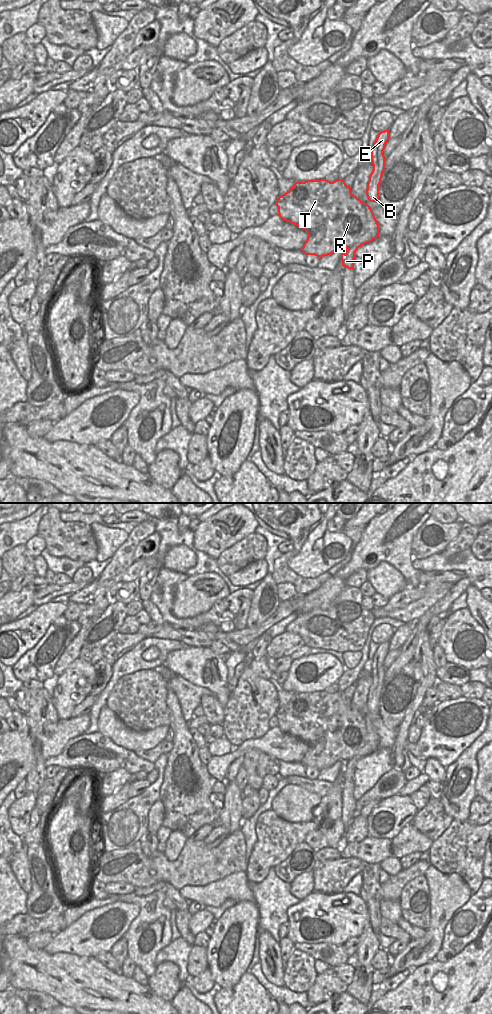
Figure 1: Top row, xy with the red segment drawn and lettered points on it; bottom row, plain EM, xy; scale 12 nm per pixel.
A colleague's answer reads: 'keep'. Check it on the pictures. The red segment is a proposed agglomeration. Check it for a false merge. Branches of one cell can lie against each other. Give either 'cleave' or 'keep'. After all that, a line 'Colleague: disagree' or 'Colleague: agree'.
cleave
Colleague: disagree

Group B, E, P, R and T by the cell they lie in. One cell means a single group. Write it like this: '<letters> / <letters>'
B E P / R T

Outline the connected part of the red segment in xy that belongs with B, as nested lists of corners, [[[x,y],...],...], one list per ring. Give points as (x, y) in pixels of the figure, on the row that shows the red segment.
[[[389,130],[379,132],[371,149],[371,163],[373,165],[373,170],[369,176],[366,190],[366,196],[370,202],[379,201],[379,185],[386,167],[386,157],[384,156],[383,151],[388,140]]]

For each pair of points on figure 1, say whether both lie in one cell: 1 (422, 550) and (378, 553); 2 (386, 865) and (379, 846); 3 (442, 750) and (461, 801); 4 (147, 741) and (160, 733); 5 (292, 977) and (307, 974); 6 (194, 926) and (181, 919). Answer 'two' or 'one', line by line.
1: two
2: two
3: two
4: one
5: one
6: two

